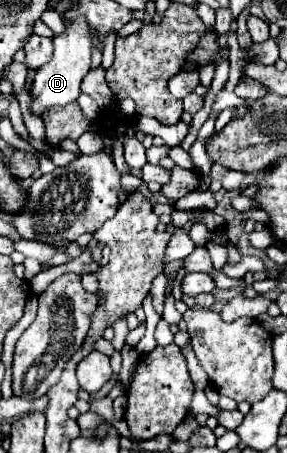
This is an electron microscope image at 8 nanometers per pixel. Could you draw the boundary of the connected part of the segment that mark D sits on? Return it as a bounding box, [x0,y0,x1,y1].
[31,16,91,116]

